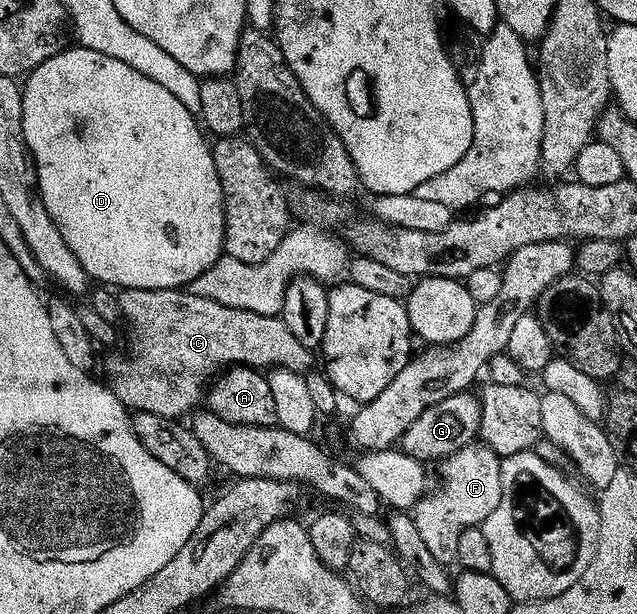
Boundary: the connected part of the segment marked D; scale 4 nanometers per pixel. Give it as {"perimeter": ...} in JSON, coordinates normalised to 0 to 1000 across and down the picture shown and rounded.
{"perimeter":[[[119,73],[96,83],[52,116],[42,124],[35,147],[38,221],[57,275],[63,318],[69,322],[78,353],[85,353],[85,366],[91,366],[97,386],[104,386],[104,399],[116,406],[116,419],[122,419],[129,438],[135,438],[140,456],[151,459],[152,454],[157,464],[196,474],[279,474],[300,469],[301,461],[331,440],[342,423],[353,420],[358,362],[352,352],[352,309],[342,288],[342,275],[336,269],[333,239],[320,228],[322,215],[309,189],[298,178],[292,178],[292,171],[286,171],[286,164],[279,164],[279,158],[273,158],[267,145],[254,145],[248,132],[235,132],[235,125],[217,119],[217,112],[204,112],[204,106],[192,106],[192,99],[179,99],[179,93],[166,93],[160,86],[148,86]]]}

